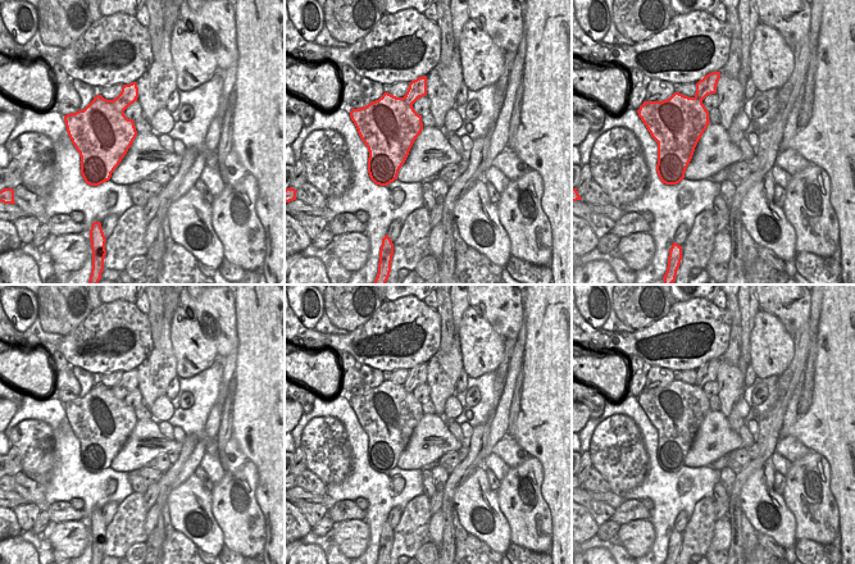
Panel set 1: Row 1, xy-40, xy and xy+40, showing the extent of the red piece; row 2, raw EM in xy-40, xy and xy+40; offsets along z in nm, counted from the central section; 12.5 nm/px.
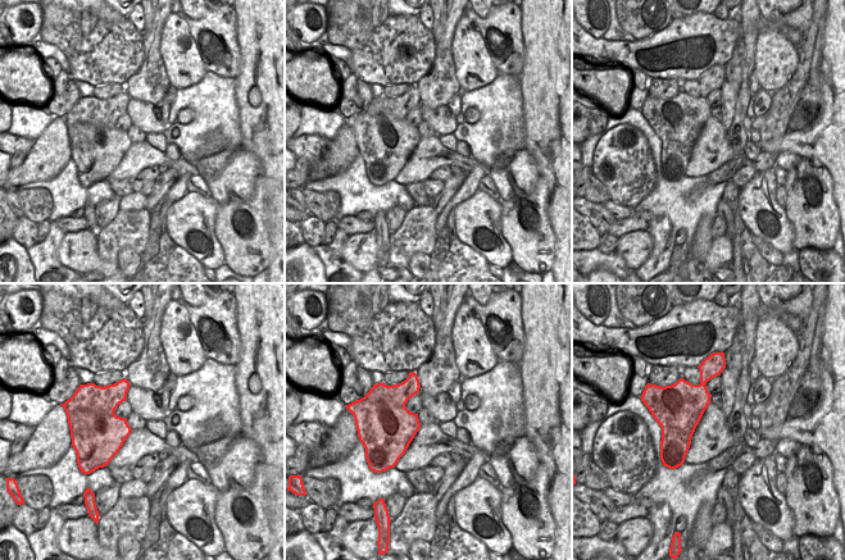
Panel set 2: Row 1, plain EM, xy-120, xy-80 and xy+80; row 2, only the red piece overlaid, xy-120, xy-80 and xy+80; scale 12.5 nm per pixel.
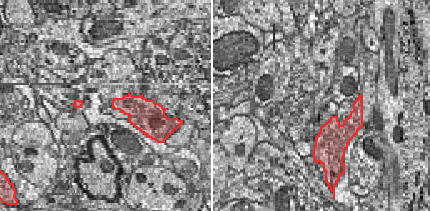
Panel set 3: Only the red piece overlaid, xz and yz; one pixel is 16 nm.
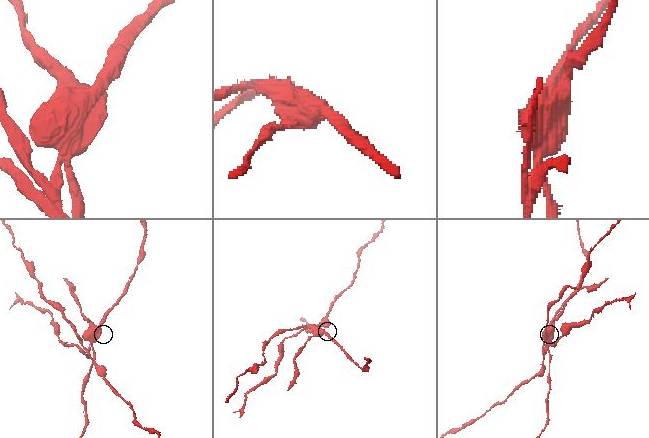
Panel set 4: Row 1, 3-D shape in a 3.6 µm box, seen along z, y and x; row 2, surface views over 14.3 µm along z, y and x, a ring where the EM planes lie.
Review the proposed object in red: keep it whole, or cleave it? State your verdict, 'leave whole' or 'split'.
split

